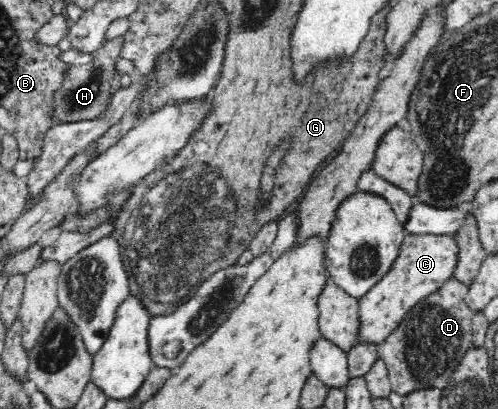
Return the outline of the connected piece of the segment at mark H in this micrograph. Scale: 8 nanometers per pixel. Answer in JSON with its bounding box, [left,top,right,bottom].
[49,35,125,124]

